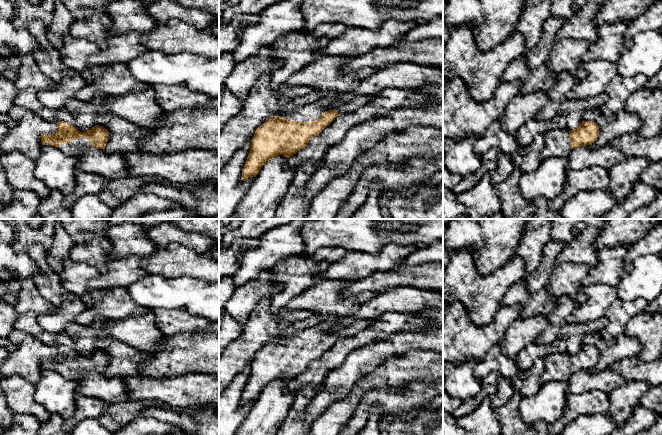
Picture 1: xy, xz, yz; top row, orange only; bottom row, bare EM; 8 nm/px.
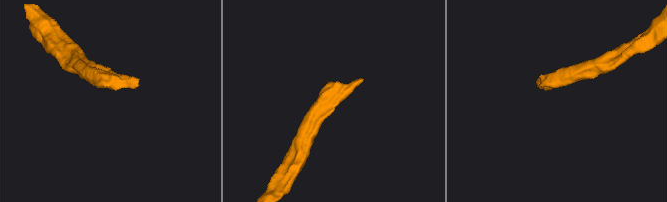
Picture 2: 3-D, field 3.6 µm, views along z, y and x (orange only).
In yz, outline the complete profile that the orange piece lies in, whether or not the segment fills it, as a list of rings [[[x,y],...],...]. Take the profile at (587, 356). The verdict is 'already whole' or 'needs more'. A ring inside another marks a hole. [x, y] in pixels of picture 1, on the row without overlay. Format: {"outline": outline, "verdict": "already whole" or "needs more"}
{"outline": [[[583,345],[576,353],[570,355],[551,353],[545,356],[540,386],[551,381],[569,381],[573,373],[594,367],[599,356],[598,349],[592,345]]], "verdict": "needs more"}

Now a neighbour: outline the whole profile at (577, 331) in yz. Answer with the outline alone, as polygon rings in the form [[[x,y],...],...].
[[[602,317],[587,323],[566,323],[558,336],[567,342],[568,354],[576,353],[583,345],[583,338],[586,334],[594,334],[607,325],[607,318]]]

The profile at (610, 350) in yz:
[[[586,334],[583,343],[595,346],[599,351],[597,364],[589,369],[594,373],[609,368],[615,361],[636,355],[641,351],[641,343],[637,339],[625,335],[617,338],[602,338],[594,334]]]

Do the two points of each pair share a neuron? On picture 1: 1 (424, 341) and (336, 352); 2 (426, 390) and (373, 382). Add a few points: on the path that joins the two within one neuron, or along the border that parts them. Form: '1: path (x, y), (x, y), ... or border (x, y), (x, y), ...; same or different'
1: border (375, 341), (354, 349), (337, 367); different
2: border (403, 386), (379, 390); different

